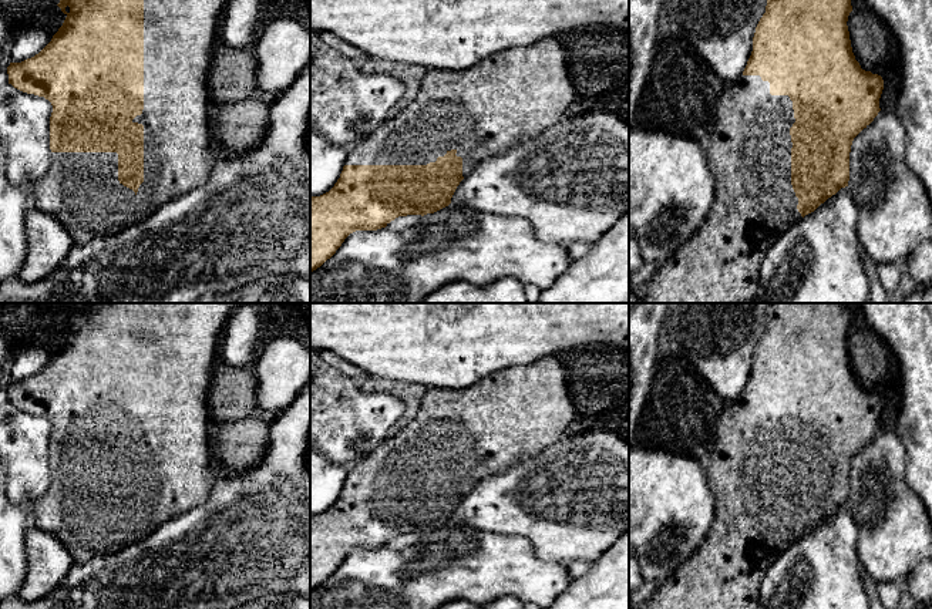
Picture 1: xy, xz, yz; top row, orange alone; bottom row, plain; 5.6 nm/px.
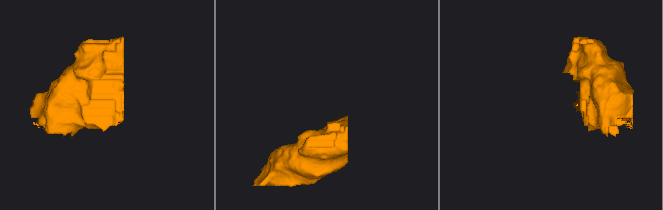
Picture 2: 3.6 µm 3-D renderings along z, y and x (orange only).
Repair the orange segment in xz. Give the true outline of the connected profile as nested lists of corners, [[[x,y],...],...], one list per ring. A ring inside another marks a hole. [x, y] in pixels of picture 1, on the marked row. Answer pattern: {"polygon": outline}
{"polygon": [[[556,36],[498,51],[462,71],[428,70],[415,98],[349,151],[334,186],[320,196],[310,196],[310,273],[356,231],[377,231],[398,216],[424,216],[448,206],[460,182],[482,159],[505,154],[519,141],[539,135],[566,117],[575,98],[565,51]]]}

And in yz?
{"polygon": [[[767,0],[766,13],[756,27],[753,51],[743,75],[726,85],[716,105],[710,145],[706,151],[707,164],[716,181],[713,206],[699,231],[660,263],[653,277],[639,292],[637,303],[756,303],[761,262],[770,246],[790,226],[814,212],[841,188],[848,186],[852,141],[881,111],[879,98],[884,90],[882,77],[862,70],[852,53],[847,26],[852,10],[851,0]]]}

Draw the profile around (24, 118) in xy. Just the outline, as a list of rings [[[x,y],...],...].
[[[11,84],[0,85],[0,142],[9,179],[33,189],[53,162],[50,117],[53,105],[44,97],[23,92]]]

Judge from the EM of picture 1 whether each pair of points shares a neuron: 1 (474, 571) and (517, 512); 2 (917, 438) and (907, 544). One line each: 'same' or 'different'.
1: different
2: different

